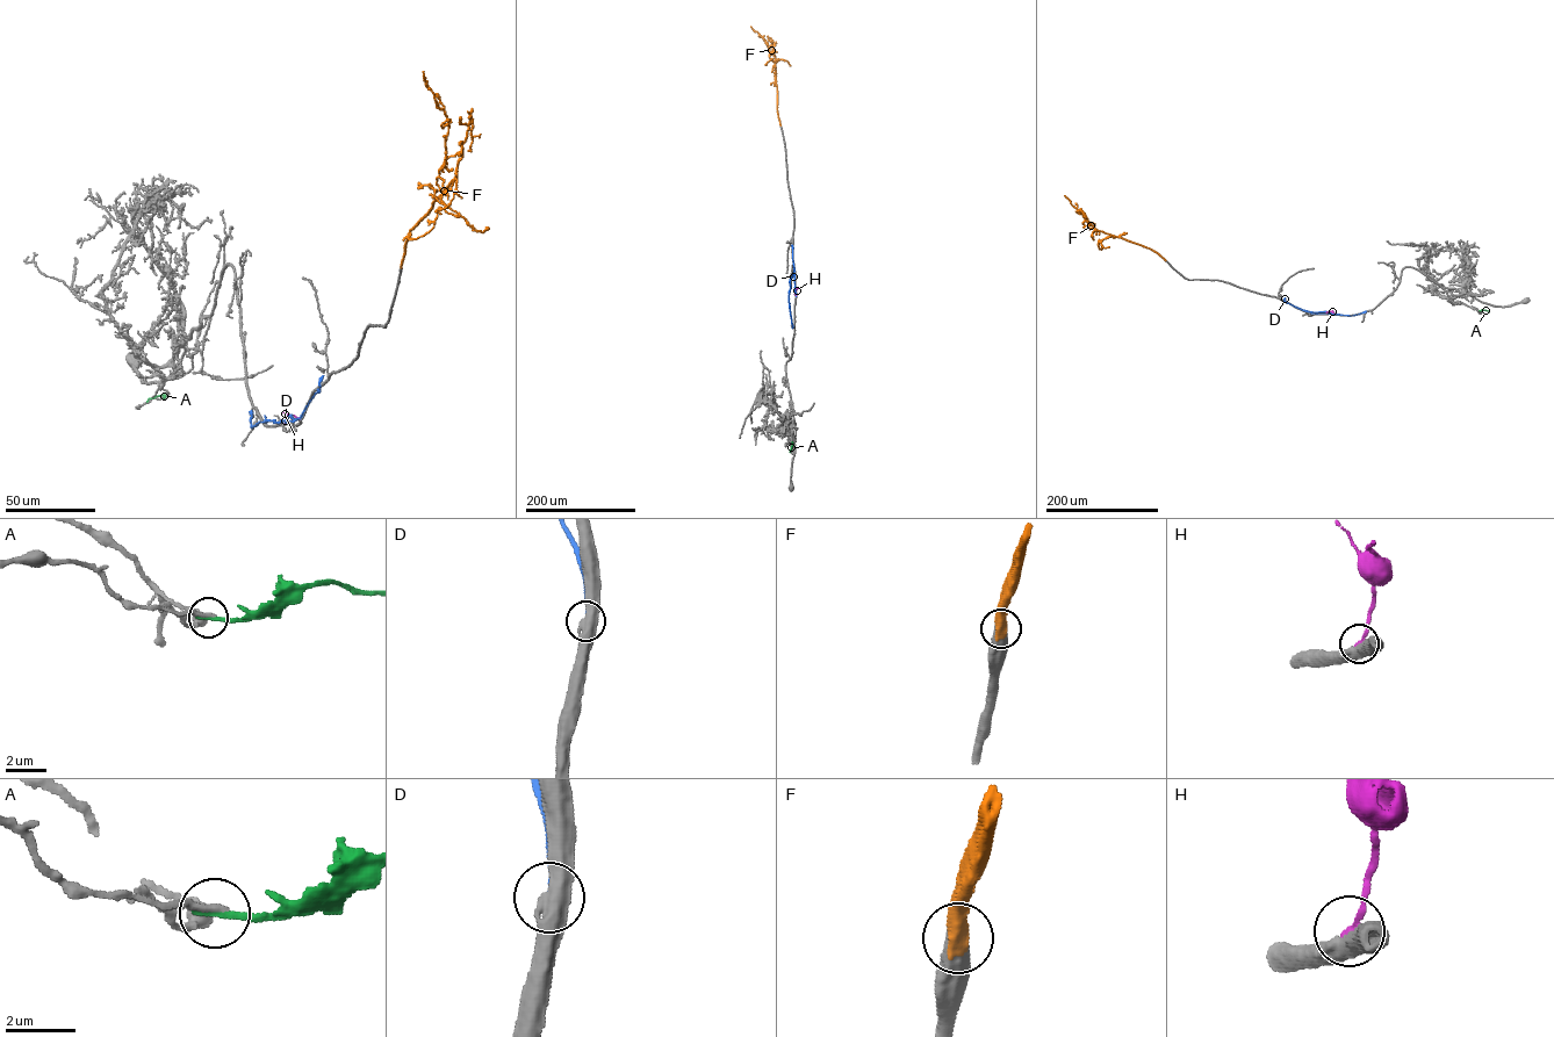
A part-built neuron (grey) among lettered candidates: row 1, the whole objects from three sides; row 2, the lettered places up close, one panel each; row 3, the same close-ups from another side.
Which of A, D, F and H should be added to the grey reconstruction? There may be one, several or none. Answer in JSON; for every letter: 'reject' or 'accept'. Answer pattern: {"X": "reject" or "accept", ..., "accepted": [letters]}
{"A": "reject", "D": "reject", "F": "accept", "H": "accept", "accepted": ["F", "H"]}

